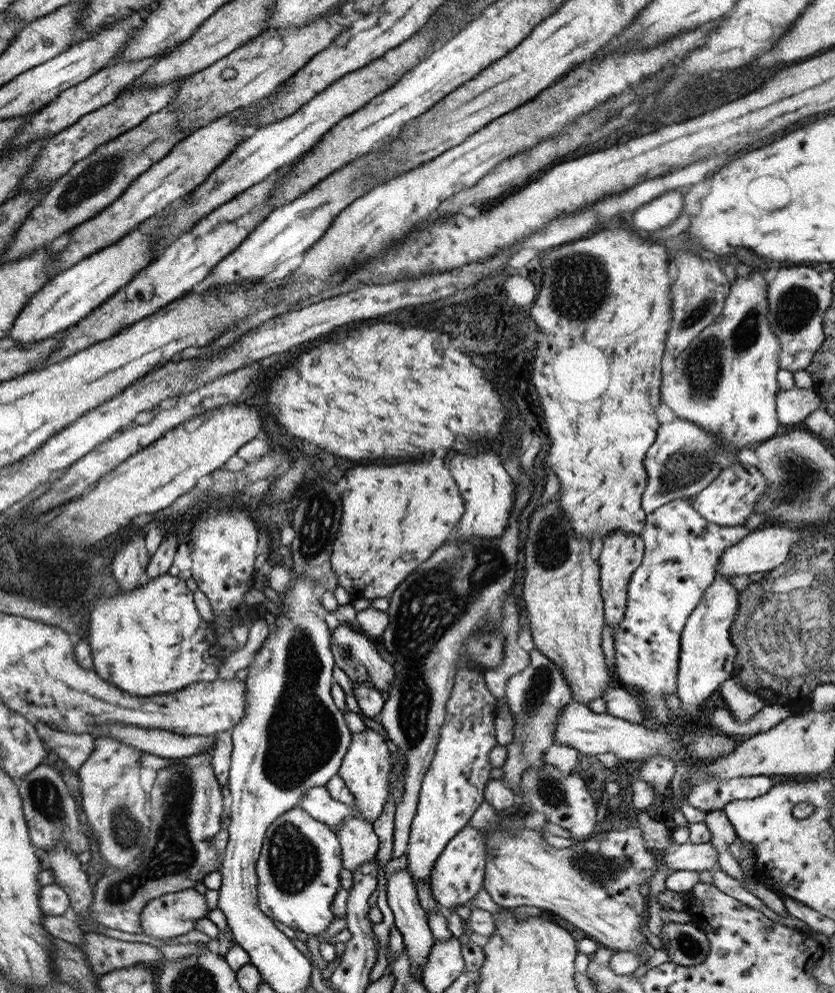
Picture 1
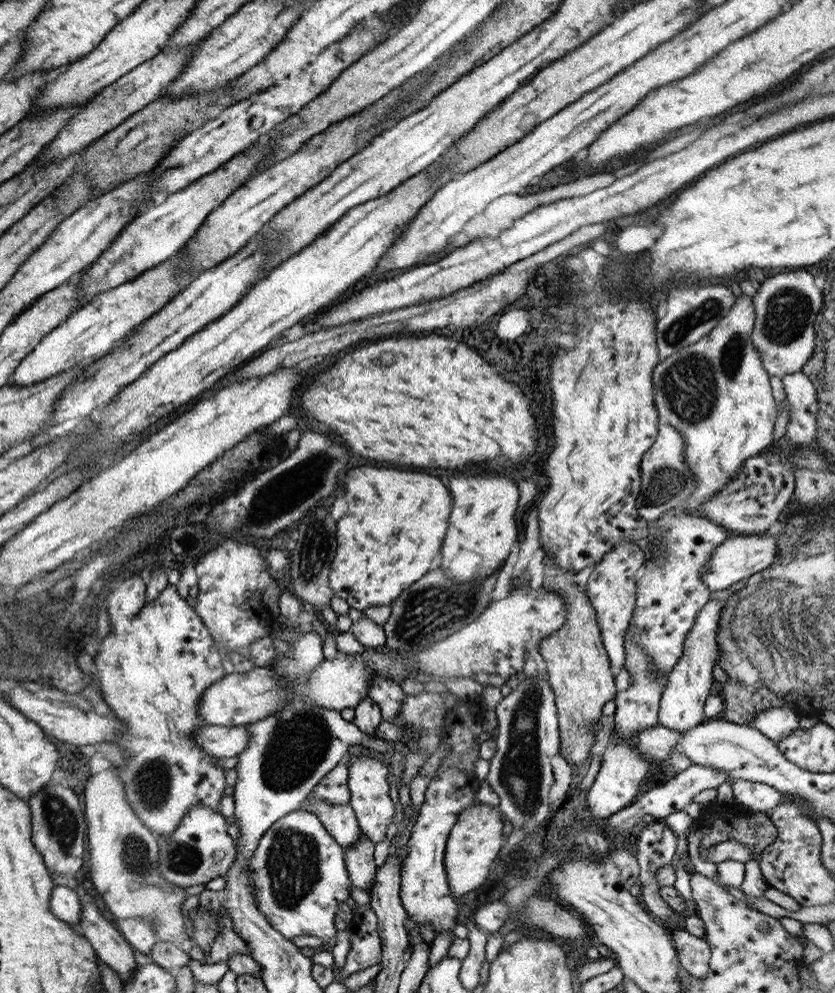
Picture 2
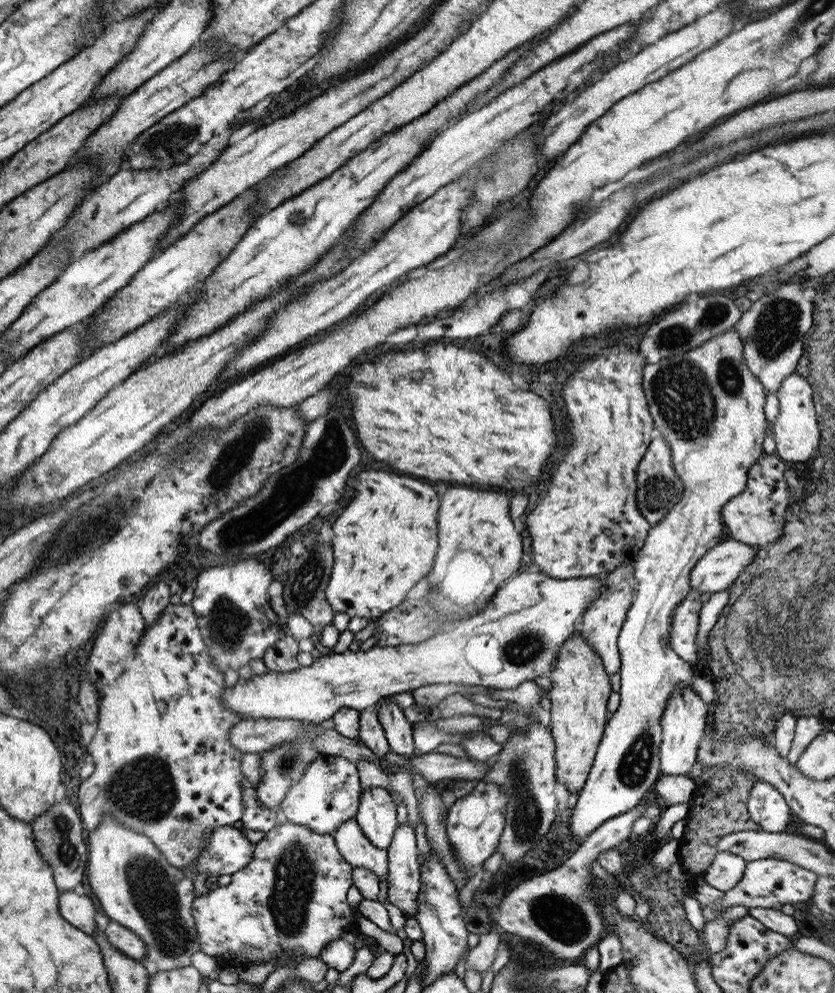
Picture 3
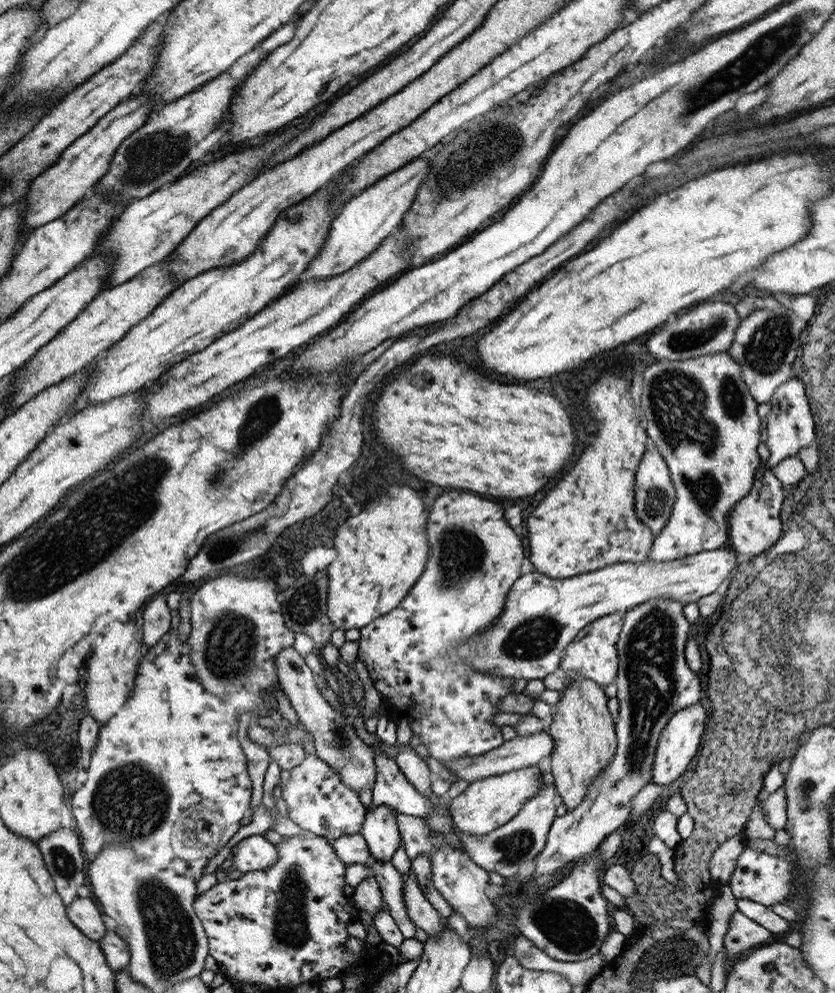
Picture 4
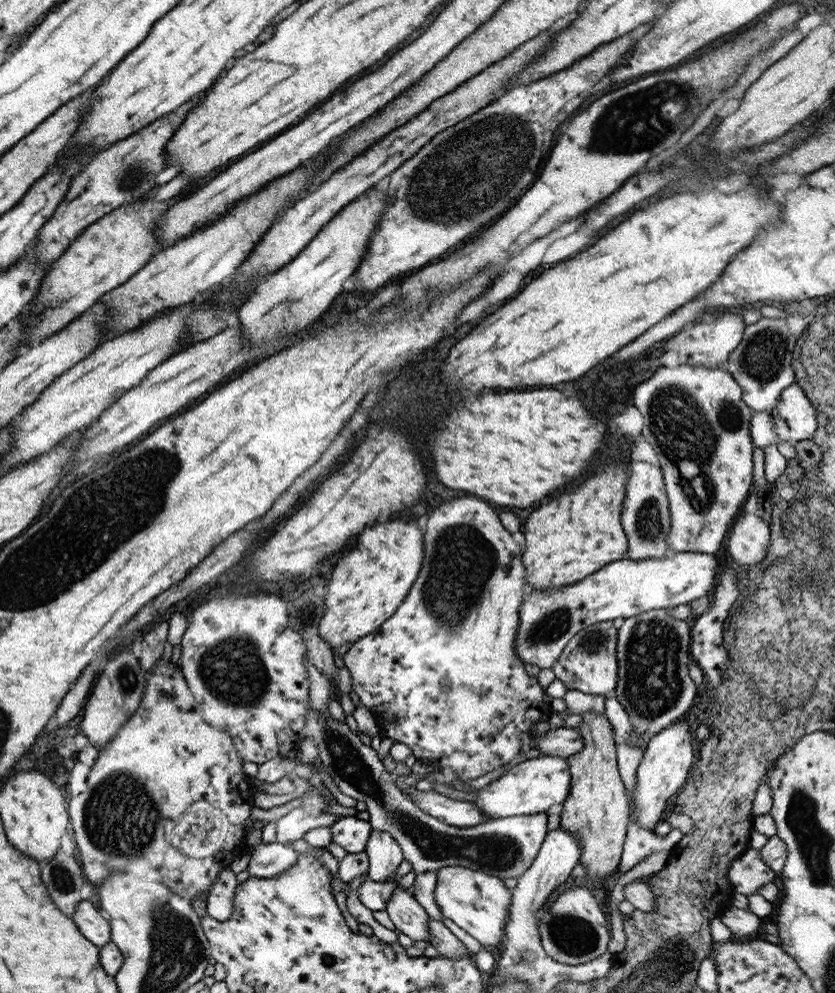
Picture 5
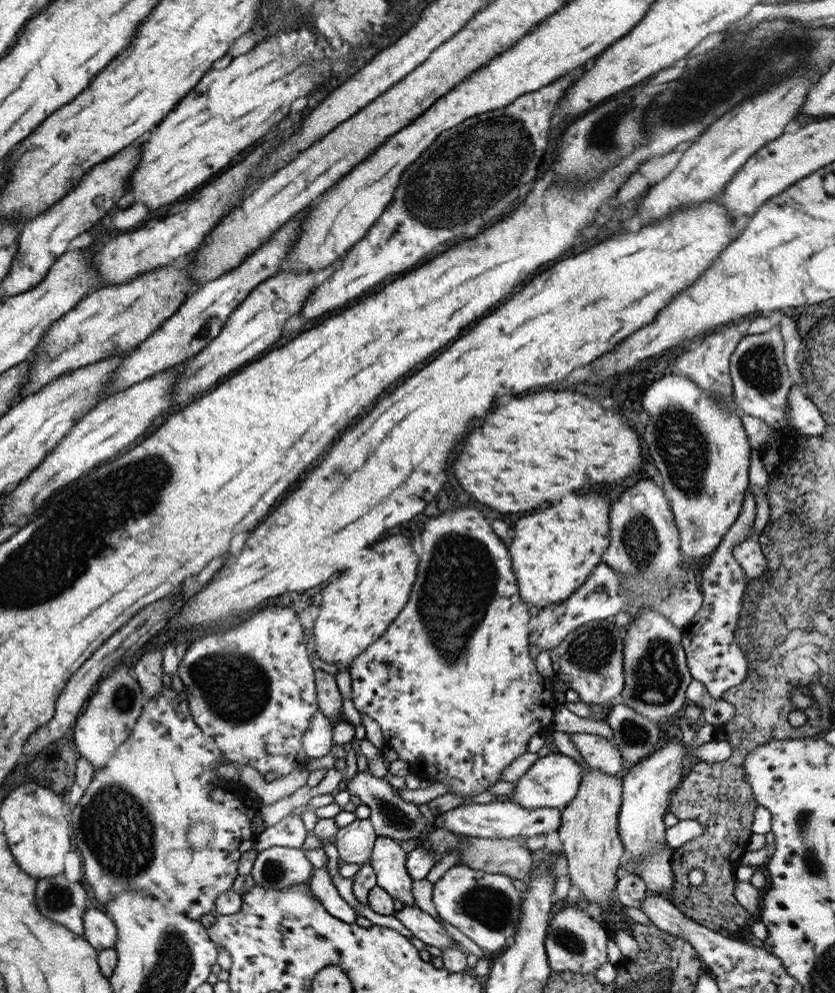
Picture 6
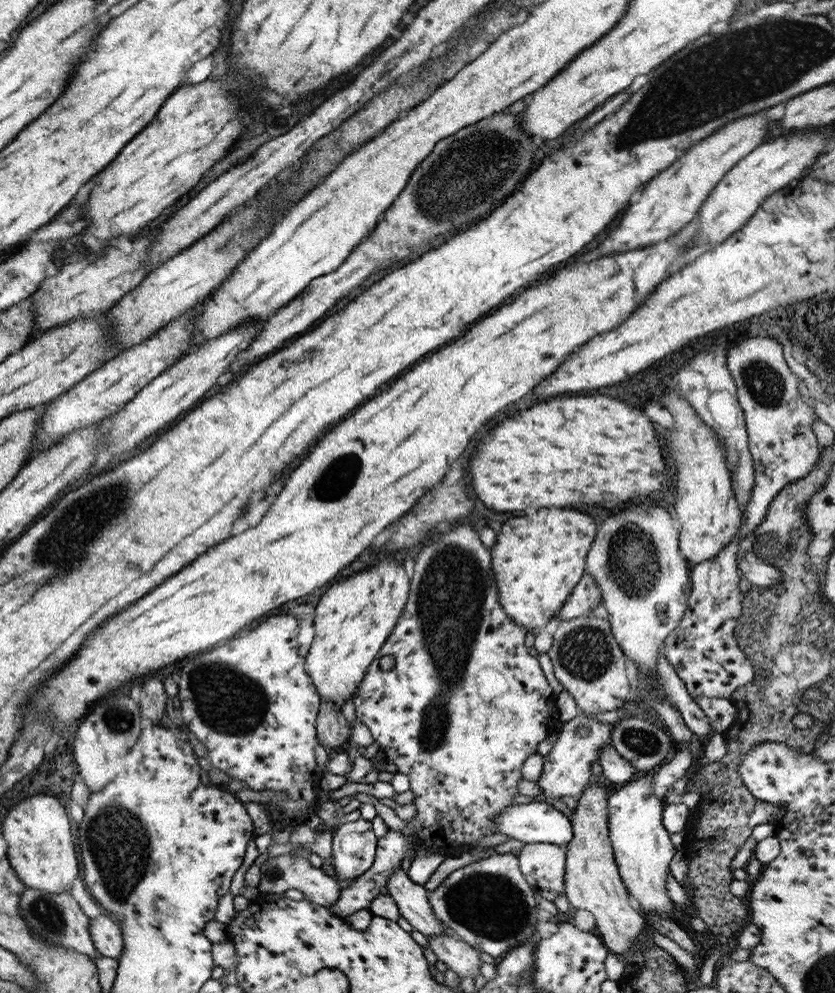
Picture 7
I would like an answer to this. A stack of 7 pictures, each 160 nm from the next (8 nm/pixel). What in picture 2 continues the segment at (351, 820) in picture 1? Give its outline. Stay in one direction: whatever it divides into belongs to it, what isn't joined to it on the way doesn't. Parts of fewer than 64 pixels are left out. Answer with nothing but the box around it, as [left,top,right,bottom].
[343,834,376,888]

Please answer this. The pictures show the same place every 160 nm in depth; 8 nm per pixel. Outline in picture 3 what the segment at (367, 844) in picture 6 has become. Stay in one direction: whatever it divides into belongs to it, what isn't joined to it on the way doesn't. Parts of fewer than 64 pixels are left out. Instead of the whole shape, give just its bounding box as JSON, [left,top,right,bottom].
[279,754,361,834]

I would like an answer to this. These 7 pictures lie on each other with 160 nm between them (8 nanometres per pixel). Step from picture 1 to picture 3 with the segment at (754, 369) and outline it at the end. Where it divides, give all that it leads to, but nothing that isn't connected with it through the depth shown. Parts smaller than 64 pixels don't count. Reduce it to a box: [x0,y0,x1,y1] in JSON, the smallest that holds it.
[569,326,767,840]

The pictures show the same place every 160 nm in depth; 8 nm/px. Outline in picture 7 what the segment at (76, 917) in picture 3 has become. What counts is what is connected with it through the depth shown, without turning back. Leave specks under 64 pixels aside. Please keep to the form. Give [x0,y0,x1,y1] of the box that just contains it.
[88,913,122,959]

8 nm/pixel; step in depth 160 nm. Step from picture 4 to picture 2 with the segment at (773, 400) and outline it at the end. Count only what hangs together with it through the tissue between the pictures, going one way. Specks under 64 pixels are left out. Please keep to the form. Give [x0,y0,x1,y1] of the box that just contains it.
[782,371,818,448]

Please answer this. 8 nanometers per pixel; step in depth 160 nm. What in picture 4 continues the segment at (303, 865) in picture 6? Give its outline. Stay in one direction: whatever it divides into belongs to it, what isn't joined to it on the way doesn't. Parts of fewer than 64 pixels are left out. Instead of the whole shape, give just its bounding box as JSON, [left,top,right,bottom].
[230,835,277,873]

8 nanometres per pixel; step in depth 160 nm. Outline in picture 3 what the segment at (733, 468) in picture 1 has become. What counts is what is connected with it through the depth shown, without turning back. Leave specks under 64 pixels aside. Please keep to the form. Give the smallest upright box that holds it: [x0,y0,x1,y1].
[720,454,793,548]

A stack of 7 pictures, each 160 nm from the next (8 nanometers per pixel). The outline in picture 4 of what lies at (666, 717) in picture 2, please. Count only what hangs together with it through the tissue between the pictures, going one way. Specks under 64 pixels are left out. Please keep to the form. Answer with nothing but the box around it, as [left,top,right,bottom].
[650,703,705,786]

